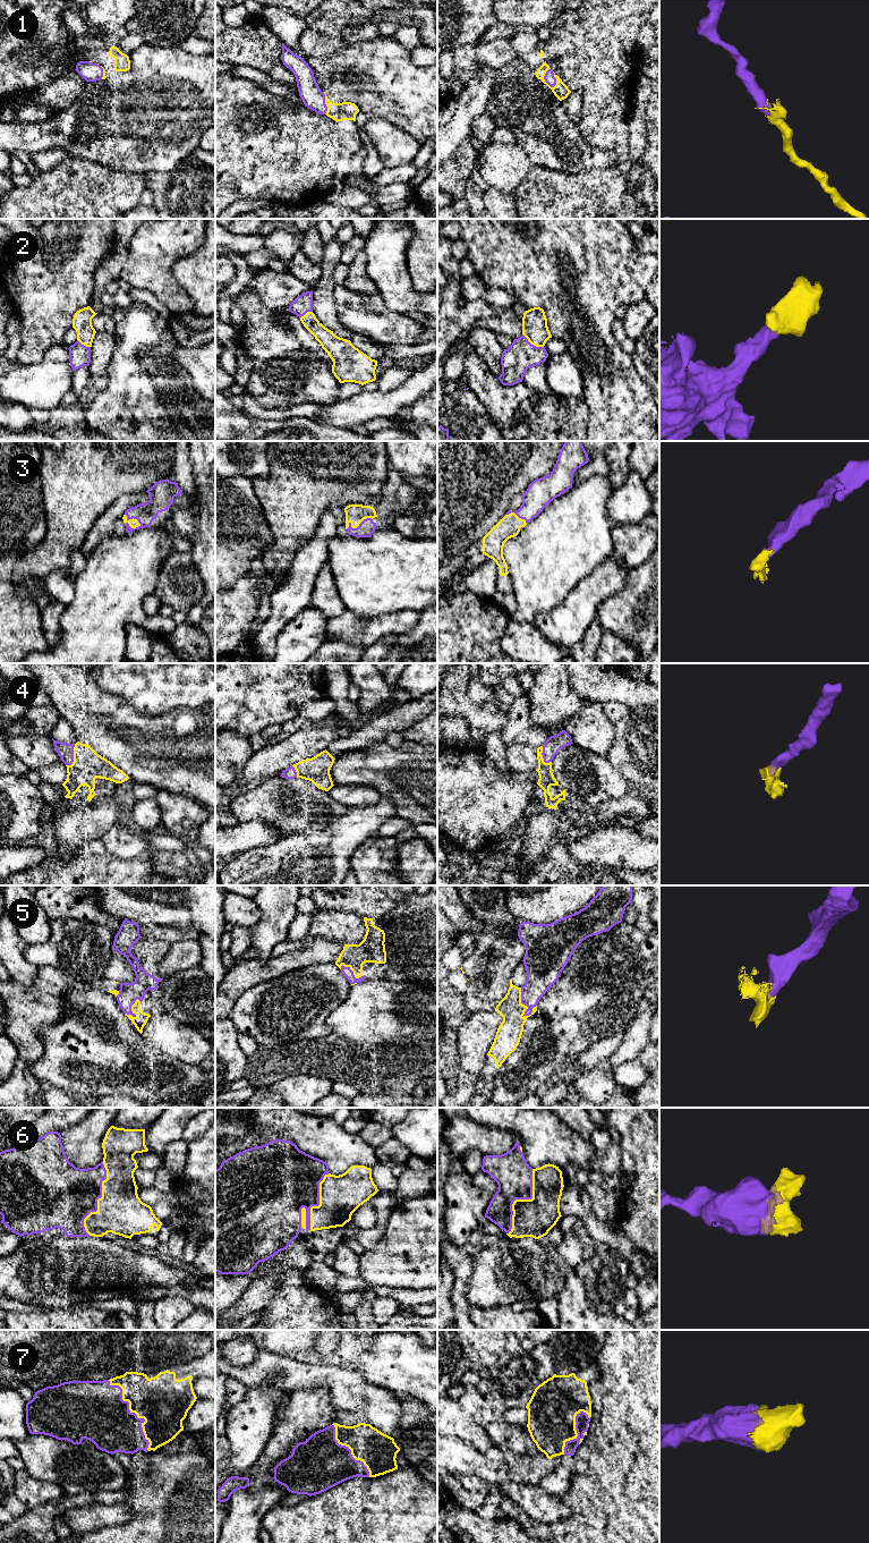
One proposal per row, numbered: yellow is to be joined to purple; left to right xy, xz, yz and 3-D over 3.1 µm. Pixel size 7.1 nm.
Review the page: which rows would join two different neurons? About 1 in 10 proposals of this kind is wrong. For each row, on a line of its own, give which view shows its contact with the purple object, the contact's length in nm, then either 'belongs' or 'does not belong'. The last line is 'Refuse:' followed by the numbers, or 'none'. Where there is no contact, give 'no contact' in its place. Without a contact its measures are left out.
1: meets purple in yz; contact 150 nm long; belongs
2: meets purple in yz; contact 180 nm long; belongs
3: meets purple in xy; contact 150 nm long; belongs
4: meets purple in xy; contact 170 nm long; belongs
5: meets purple in yz; contact 220 nm long; belongs
6: meets purple in xy; contact 550 nm long; belongs
7: meets purple in xy; contact 600 nm long; belongs
Refuse: none

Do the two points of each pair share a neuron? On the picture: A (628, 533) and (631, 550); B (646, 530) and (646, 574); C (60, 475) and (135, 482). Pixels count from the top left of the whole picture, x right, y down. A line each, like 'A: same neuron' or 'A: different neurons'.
A: same neuron
B: different neurons
C: same neuron

